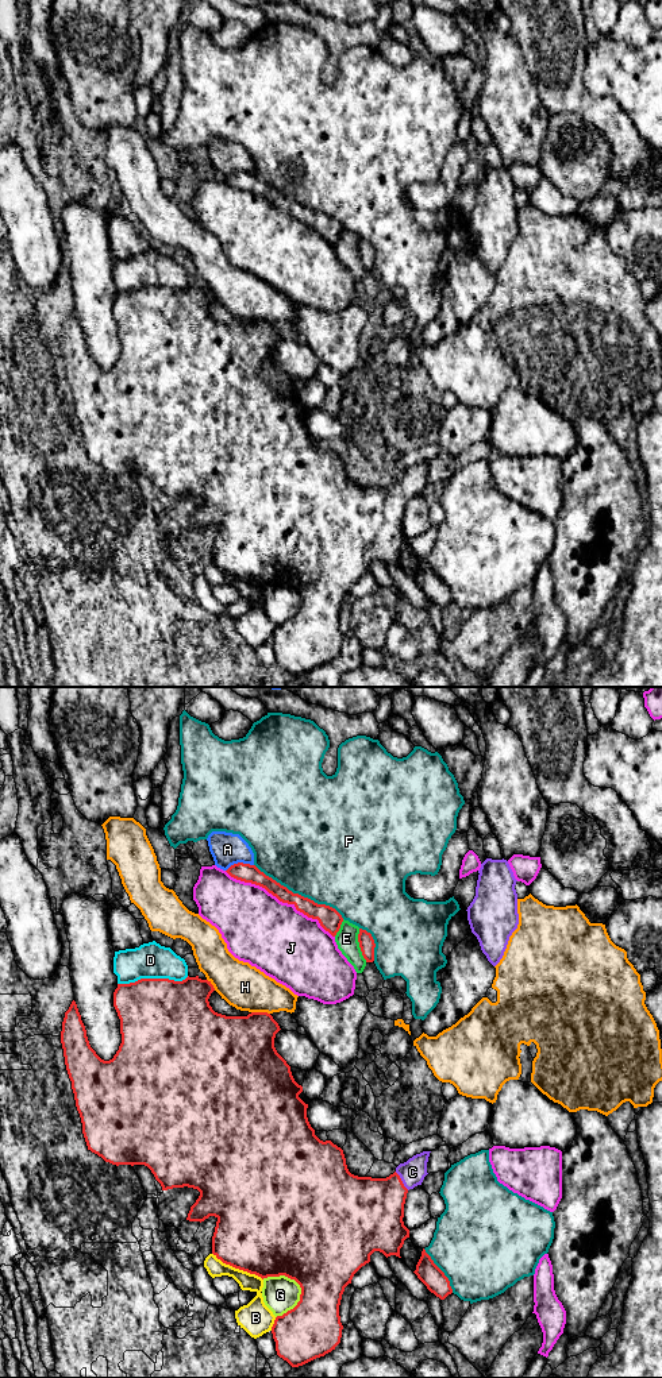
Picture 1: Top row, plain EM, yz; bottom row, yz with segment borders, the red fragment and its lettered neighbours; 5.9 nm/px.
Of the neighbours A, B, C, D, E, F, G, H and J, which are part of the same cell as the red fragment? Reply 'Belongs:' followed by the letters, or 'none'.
Belongs: C

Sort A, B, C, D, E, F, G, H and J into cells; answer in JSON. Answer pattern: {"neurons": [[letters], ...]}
{"neurons": [["A"], ["B"], ["C"], ["D"], ["E"], ["F"], ["G"], ["H"], ["J"]]}

